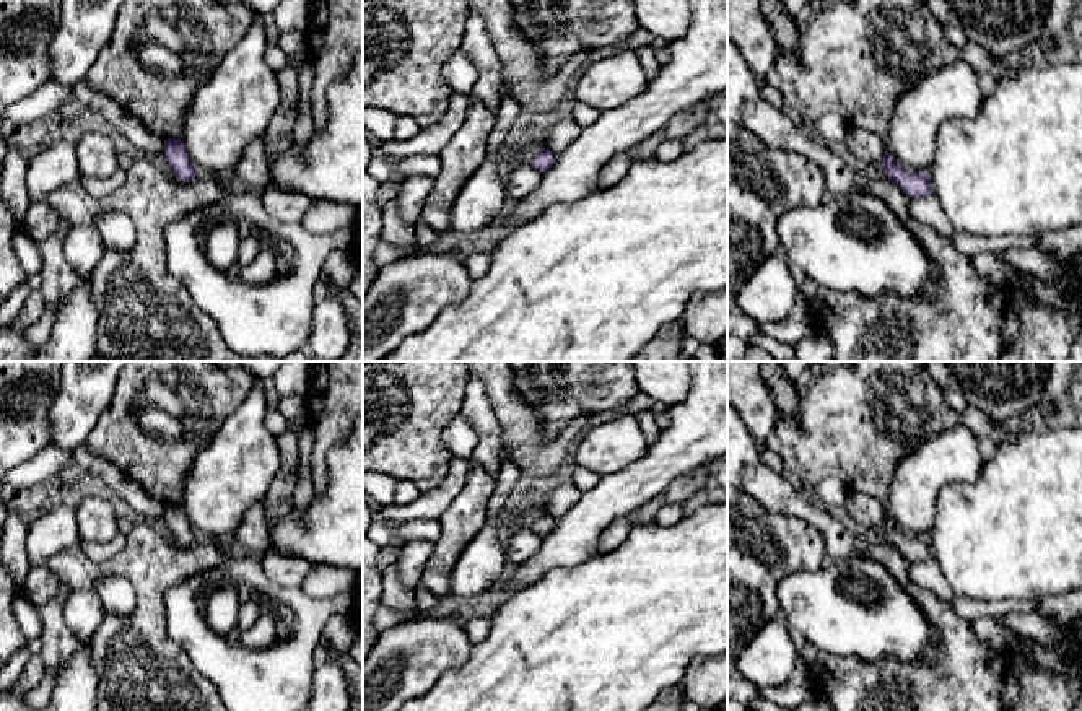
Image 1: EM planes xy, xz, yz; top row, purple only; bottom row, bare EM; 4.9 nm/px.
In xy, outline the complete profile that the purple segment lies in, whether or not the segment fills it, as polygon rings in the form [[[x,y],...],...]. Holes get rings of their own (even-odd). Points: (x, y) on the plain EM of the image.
[[[181,503],[164,504],[164,522],[172,532],[172,539],[179,547],[190,547],[199,539],[199,534],[190,526]]]

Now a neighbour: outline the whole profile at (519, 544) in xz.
[[[514,524],[509,534],[501,535],[501,542],[508,565],[514,566],[532,556],[539,550],[542,539],[530,529],[517,527]]]

